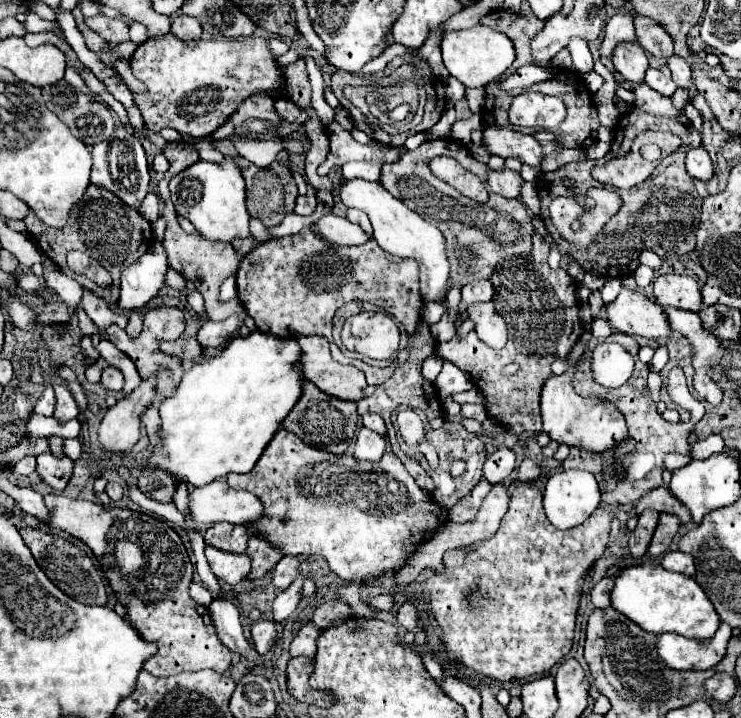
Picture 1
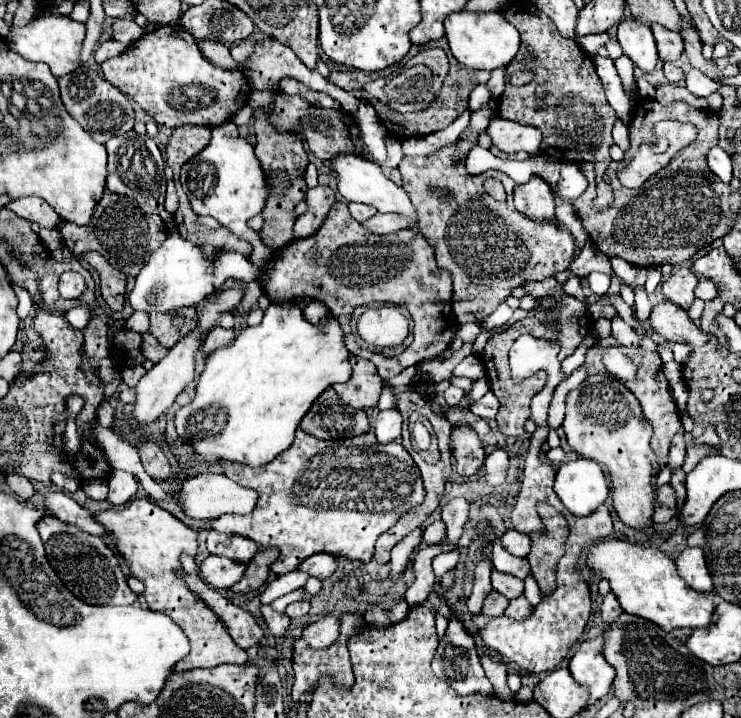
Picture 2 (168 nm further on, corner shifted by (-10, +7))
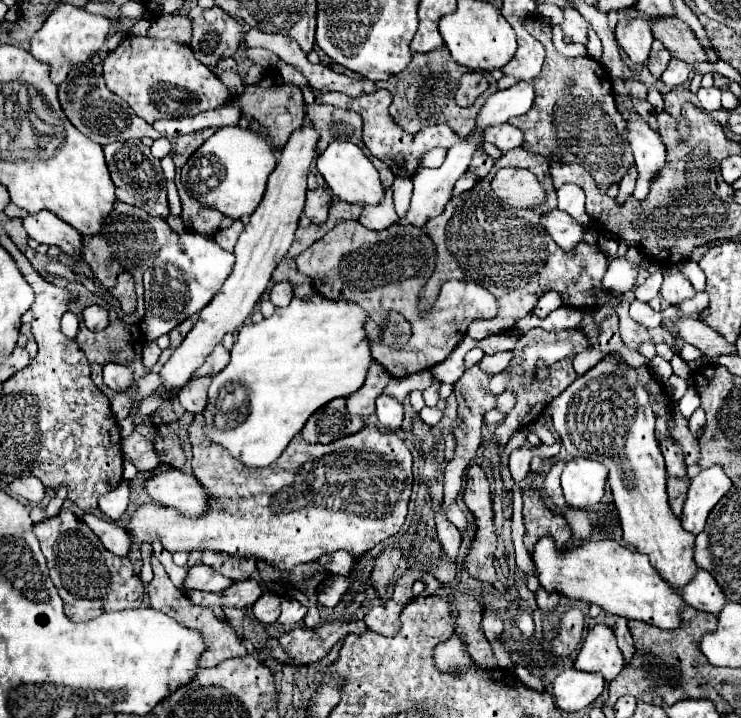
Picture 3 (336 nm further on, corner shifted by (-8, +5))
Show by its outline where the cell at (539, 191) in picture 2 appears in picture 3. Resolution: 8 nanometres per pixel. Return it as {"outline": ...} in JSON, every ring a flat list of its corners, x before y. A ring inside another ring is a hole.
{"outline":[[558,208,544,214,540,218,540,224,554,238,554,242,564,250,572,250,582,240,582,234,584,234,584,228,572,216]]}

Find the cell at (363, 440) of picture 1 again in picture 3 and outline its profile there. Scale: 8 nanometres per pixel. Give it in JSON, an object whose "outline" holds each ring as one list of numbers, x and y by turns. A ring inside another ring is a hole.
{"outline":[[380,394,380,398,376,400,376,416,382,422,382,426,390,428,390,430,398,430,402,426,402,418,404,418,404,410,402,404,396,402,394,398]]}

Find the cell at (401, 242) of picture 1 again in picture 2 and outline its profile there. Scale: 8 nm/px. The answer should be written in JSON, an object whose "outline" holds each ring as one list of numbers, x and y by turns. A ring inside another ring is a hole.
{"outline":[[336,154,330,162,330,168,336,172,338,176,338,192,346,198,346,202,360,202,360,204,368,204,374,206,378,212,396,212,402,214,406,218,412,220,414,226,410,226,412,230,416,230,418,226,418,216,416,216,416,208,412,206,408,194,404,192,404,188,396,186,390,178,386,178,380,170,378,164,358,156,358,154]]}

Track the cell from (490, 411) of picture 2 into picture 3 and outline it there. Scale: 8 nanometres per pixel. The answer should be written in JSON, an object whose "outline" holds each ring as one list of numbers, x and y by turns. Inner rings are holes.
{"outline":[[502,392,502,394,498,394,494,408,496,408,498,412,508,414,508,412,514,408,514,394,512,394,512,392]]}

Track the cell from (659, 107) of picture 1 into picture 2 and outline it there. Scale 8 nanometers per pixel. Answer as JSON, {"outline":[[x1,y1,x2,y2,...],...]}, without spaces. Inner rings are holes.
{"outline":[[662,84,656,88,656,100,660,104,674,104,678,100,684,100,692,106,698,106,698,108,704,108,706,106,706,100,704,98,698,98,694,94,690,94,684,86,678,86,678,84]]}

